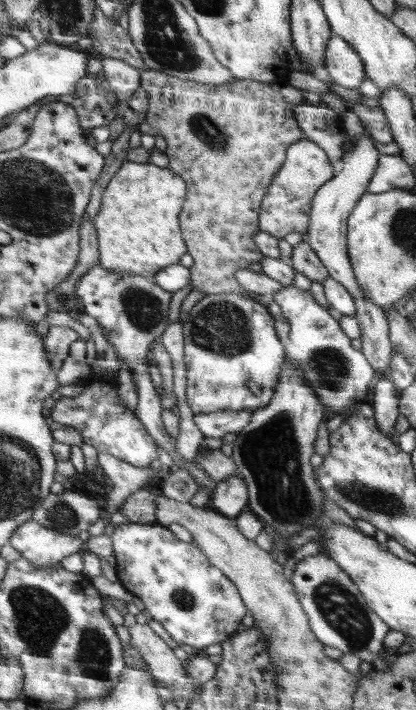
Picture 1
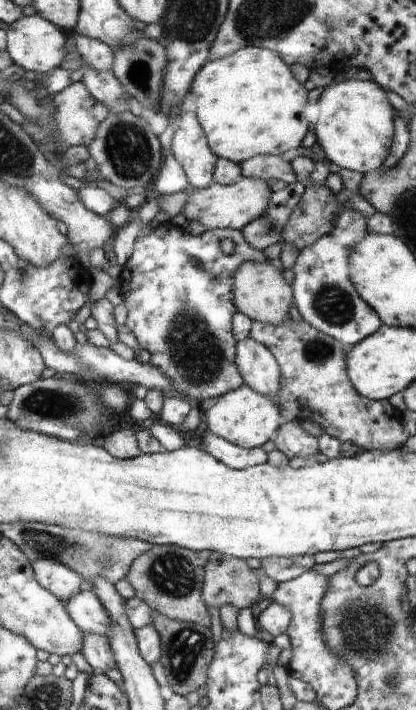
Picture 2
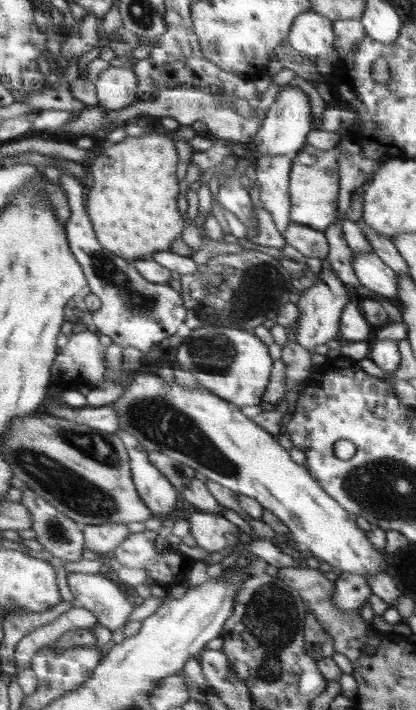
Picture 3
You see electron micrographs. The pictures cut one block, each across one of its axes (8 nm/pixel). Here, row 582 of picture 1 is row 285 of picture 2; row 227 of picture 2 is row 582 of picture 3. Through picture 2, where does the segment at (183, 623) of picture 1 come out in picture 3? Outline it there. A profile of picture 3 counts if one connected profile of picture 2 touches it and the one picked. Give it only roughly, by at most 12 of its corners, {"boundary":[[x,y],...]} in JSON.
{"boundary":[[129,534],[115,551],[122,567],[146,569],[153,584],[172,589],[197,560],[157,534]]}

